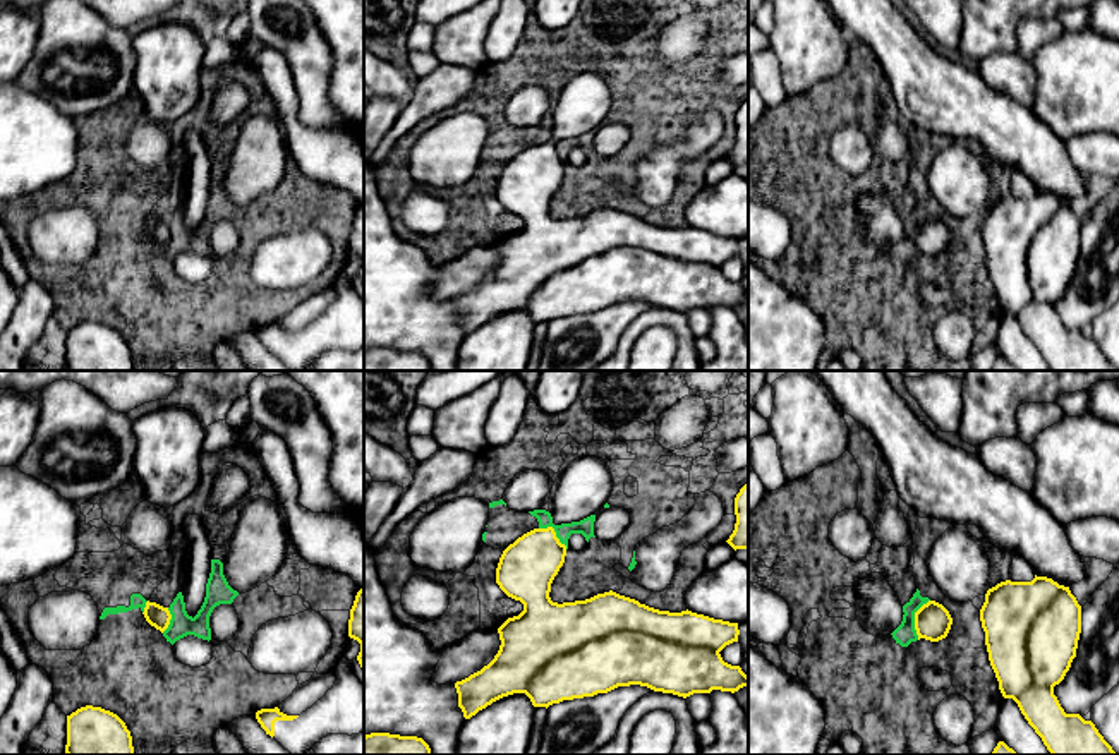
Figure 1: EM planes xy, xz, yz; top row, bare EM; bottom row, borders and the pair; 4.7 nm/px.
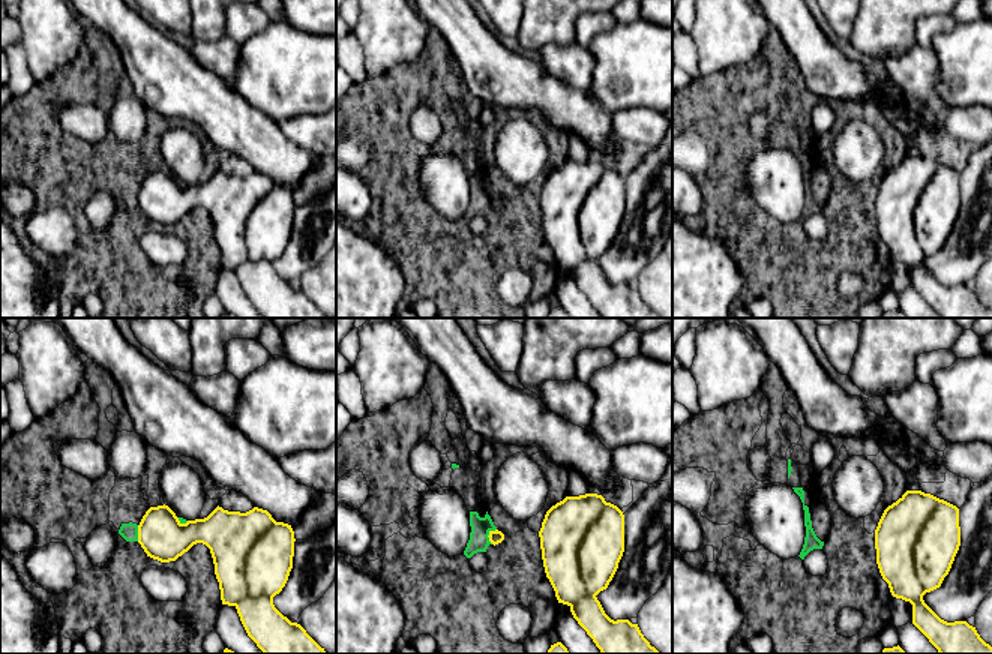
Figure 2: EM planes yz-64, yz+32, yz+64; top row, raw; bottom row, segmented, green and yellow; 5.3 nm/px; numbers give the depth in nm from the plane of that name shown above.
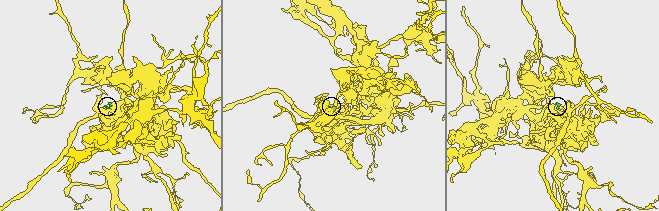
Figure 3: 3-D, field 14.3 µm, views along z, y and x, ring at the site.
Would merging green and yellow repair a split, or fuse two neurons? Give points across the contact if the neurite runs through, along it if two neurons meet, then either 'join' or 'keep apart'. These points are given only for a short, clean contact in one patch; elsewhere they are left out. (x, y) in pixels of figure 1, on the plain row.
border yz (929, 215), (915, 229), (917, 254); keep apart

